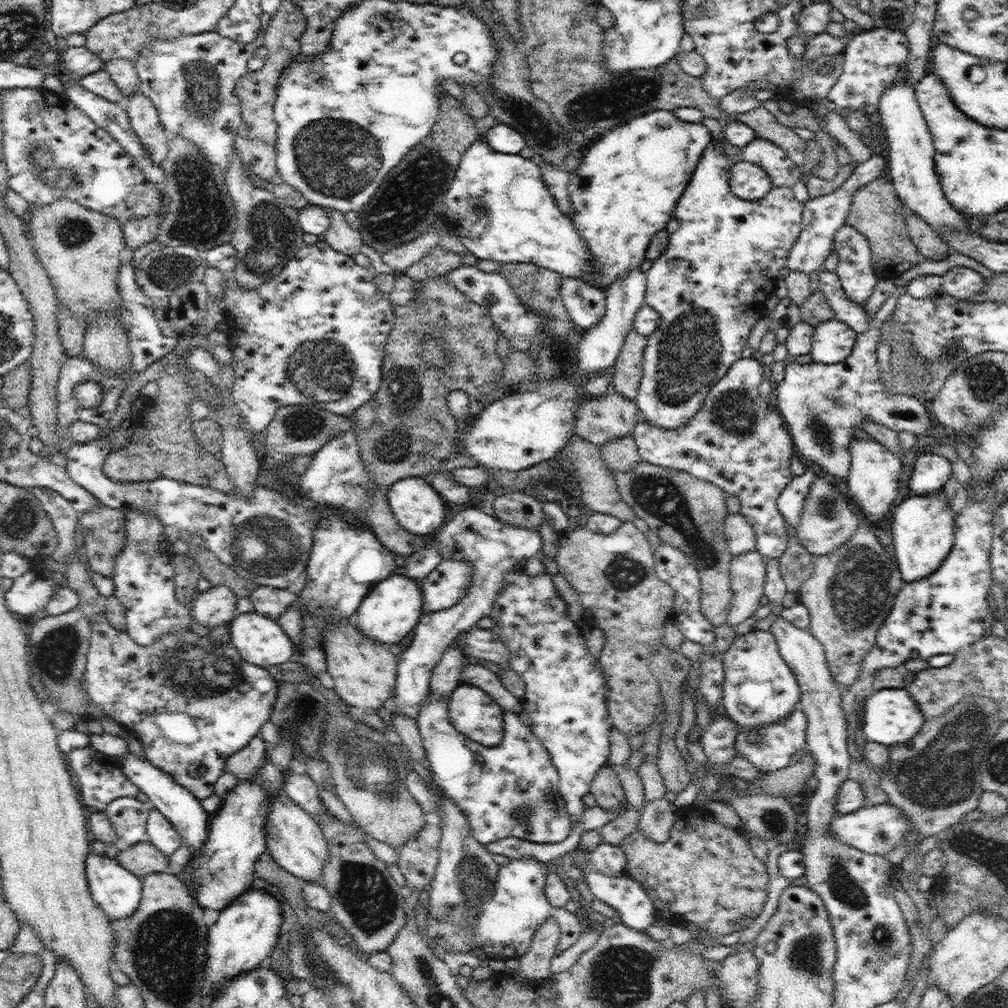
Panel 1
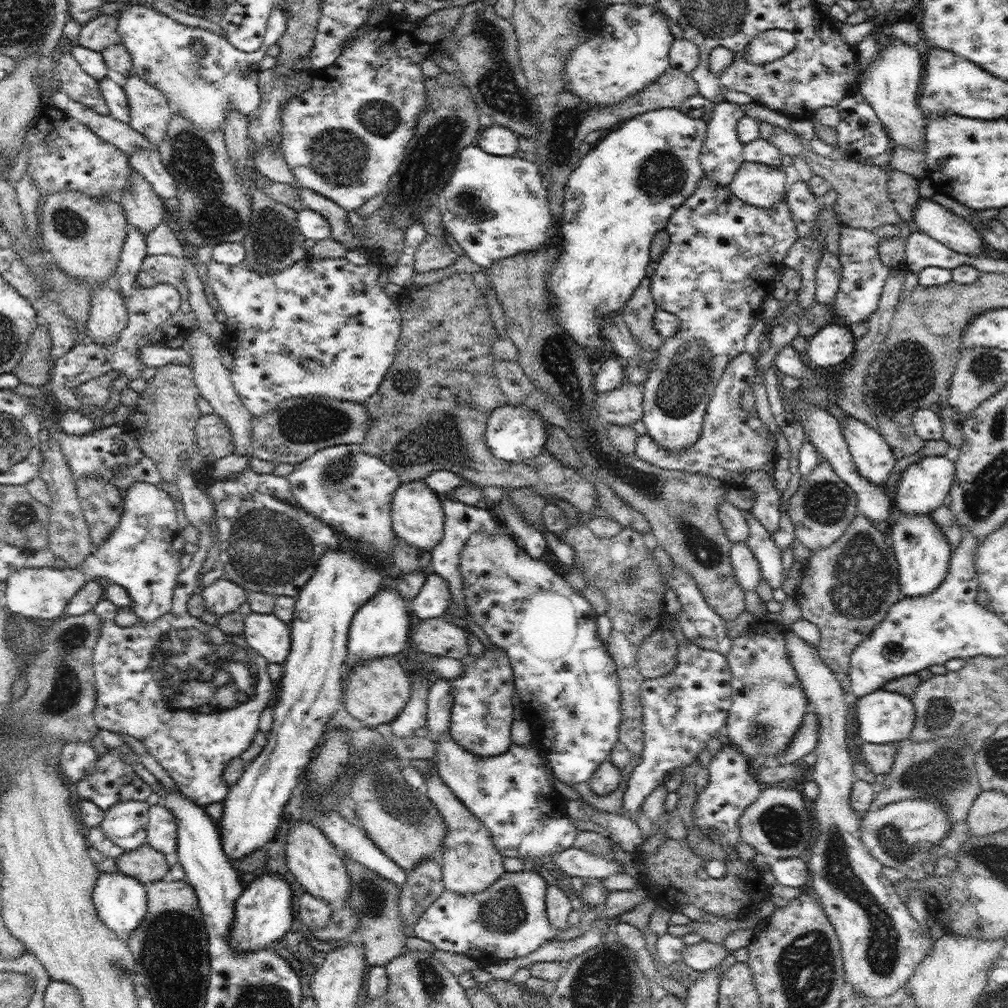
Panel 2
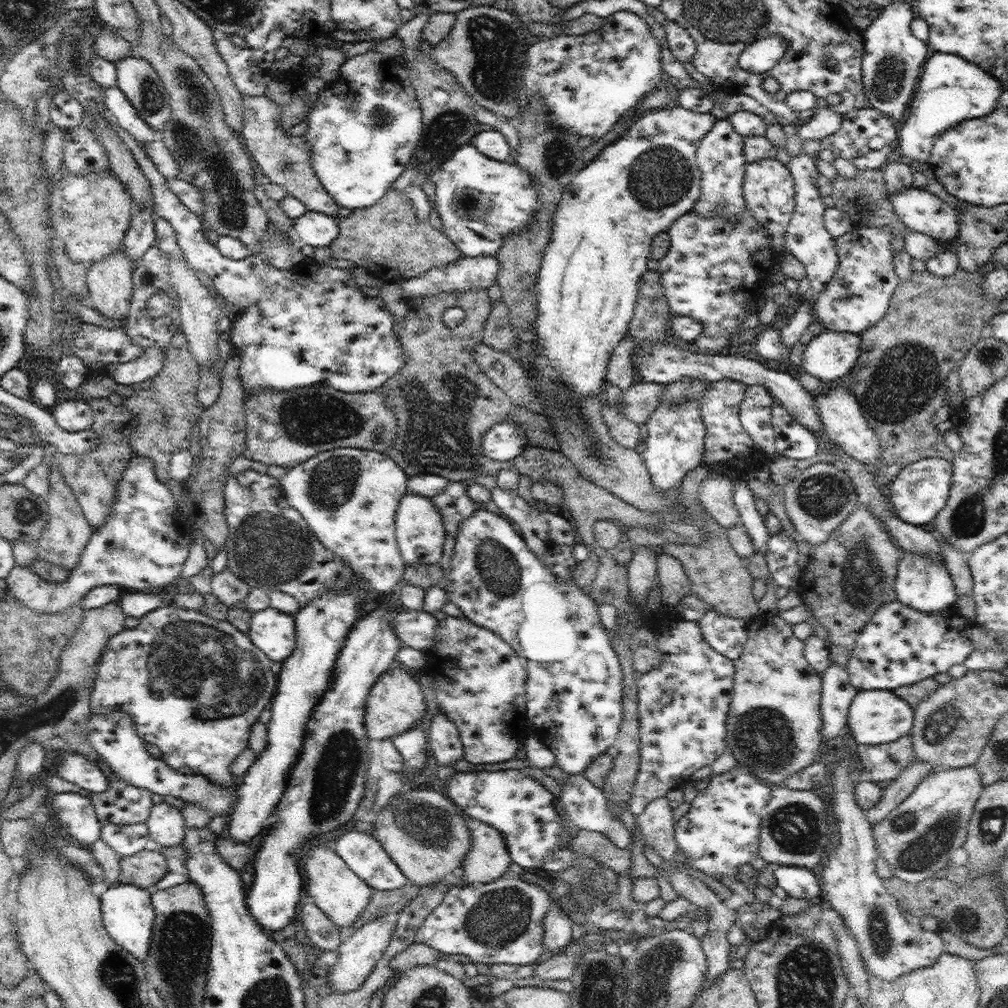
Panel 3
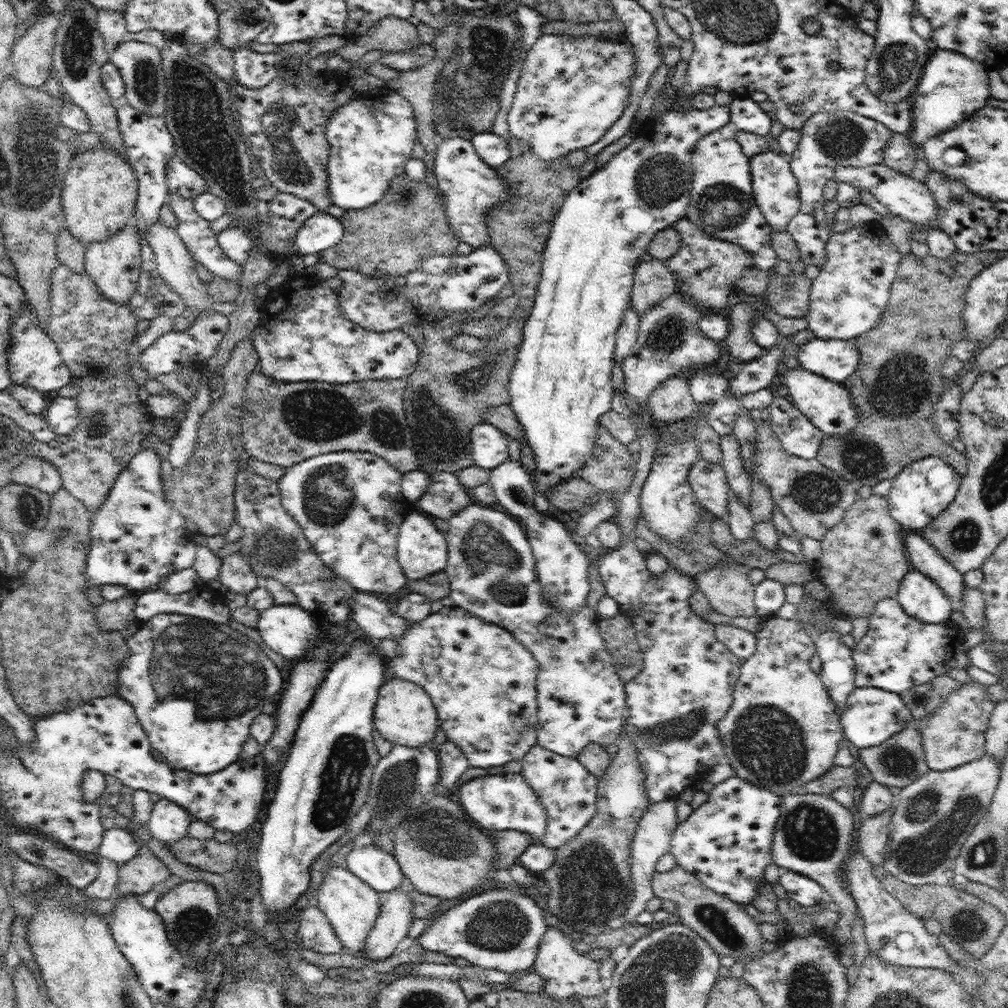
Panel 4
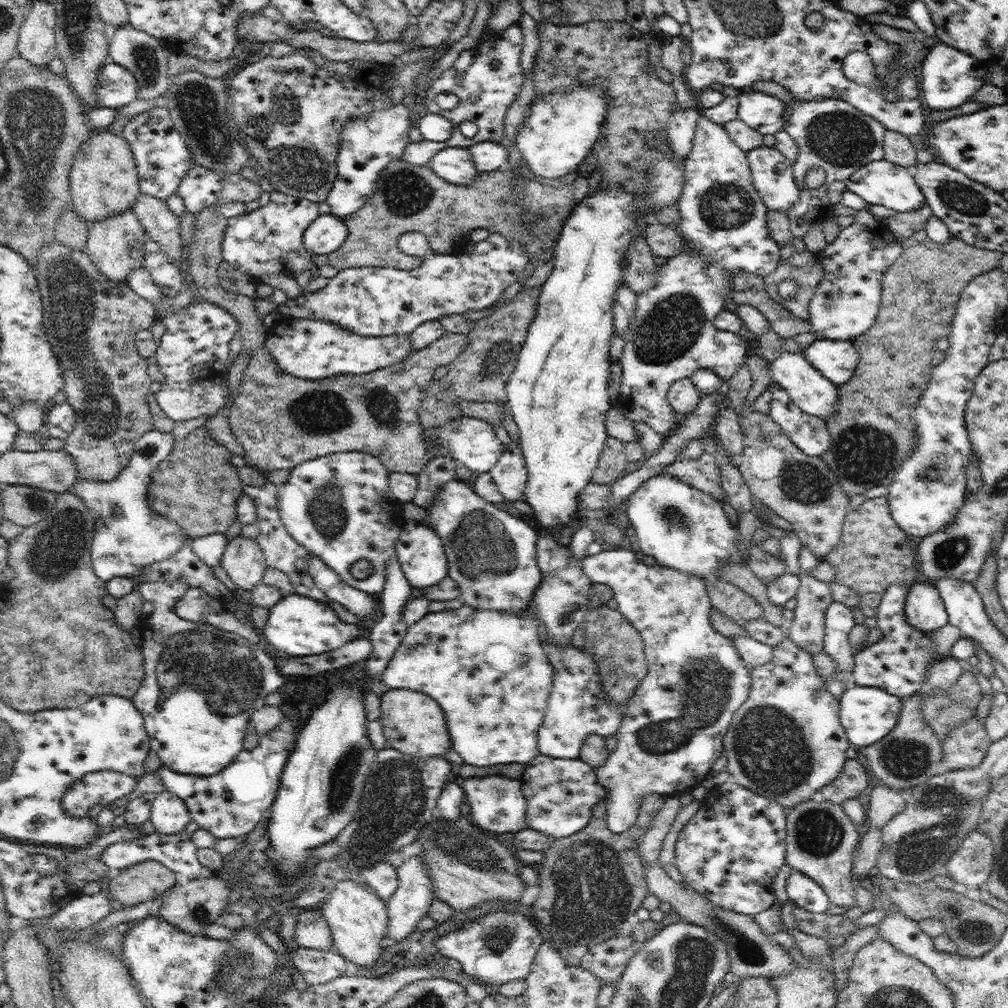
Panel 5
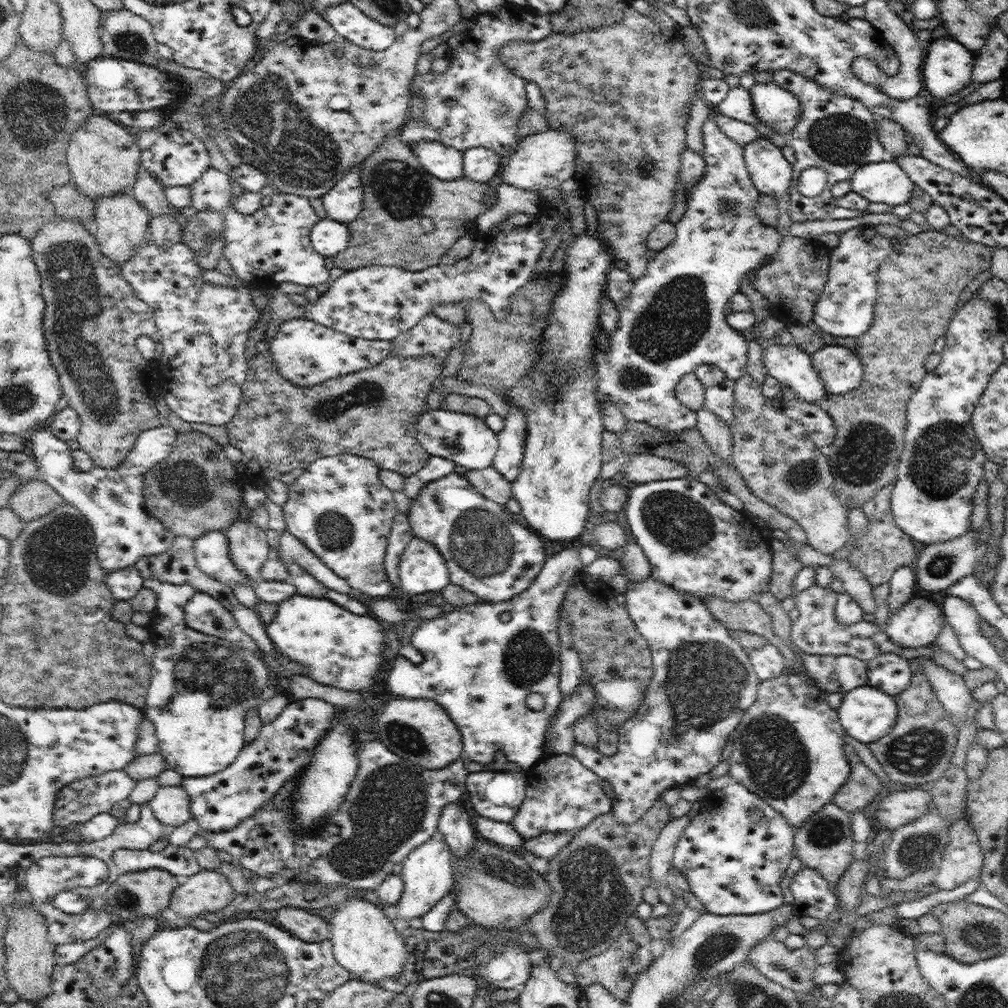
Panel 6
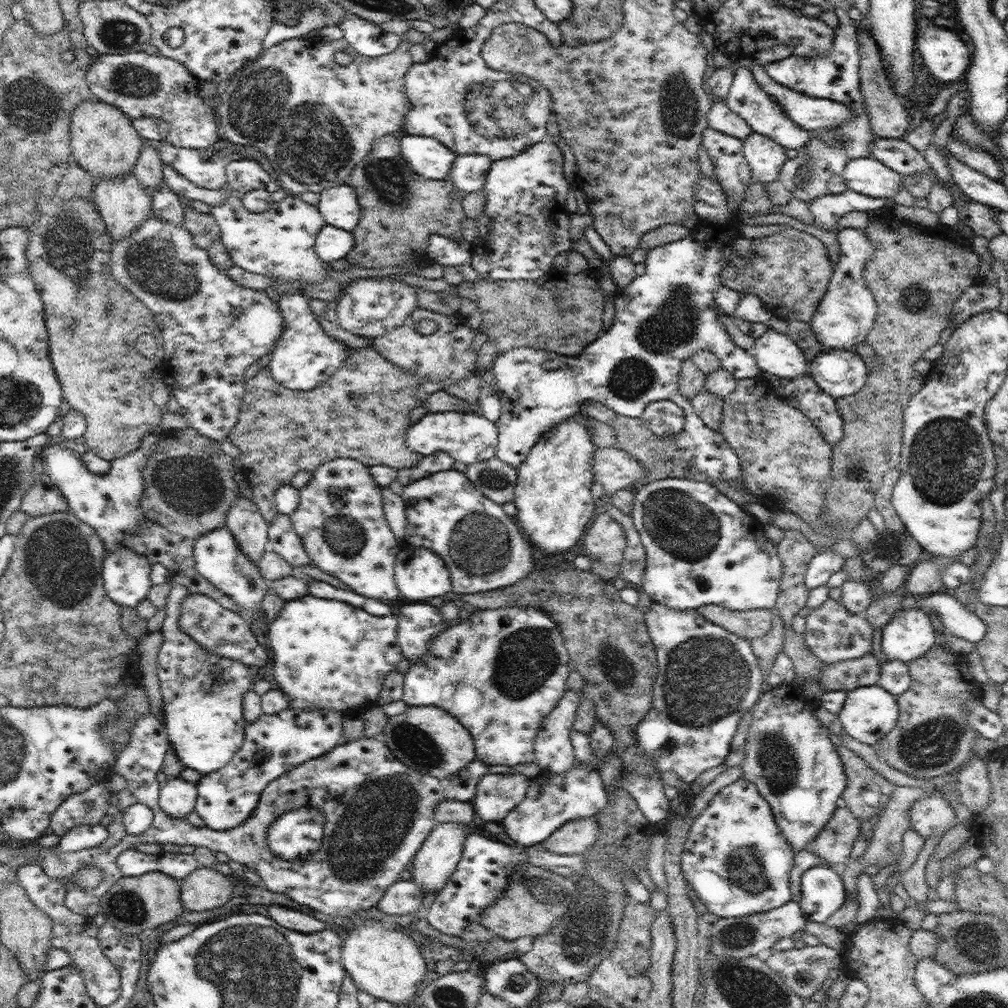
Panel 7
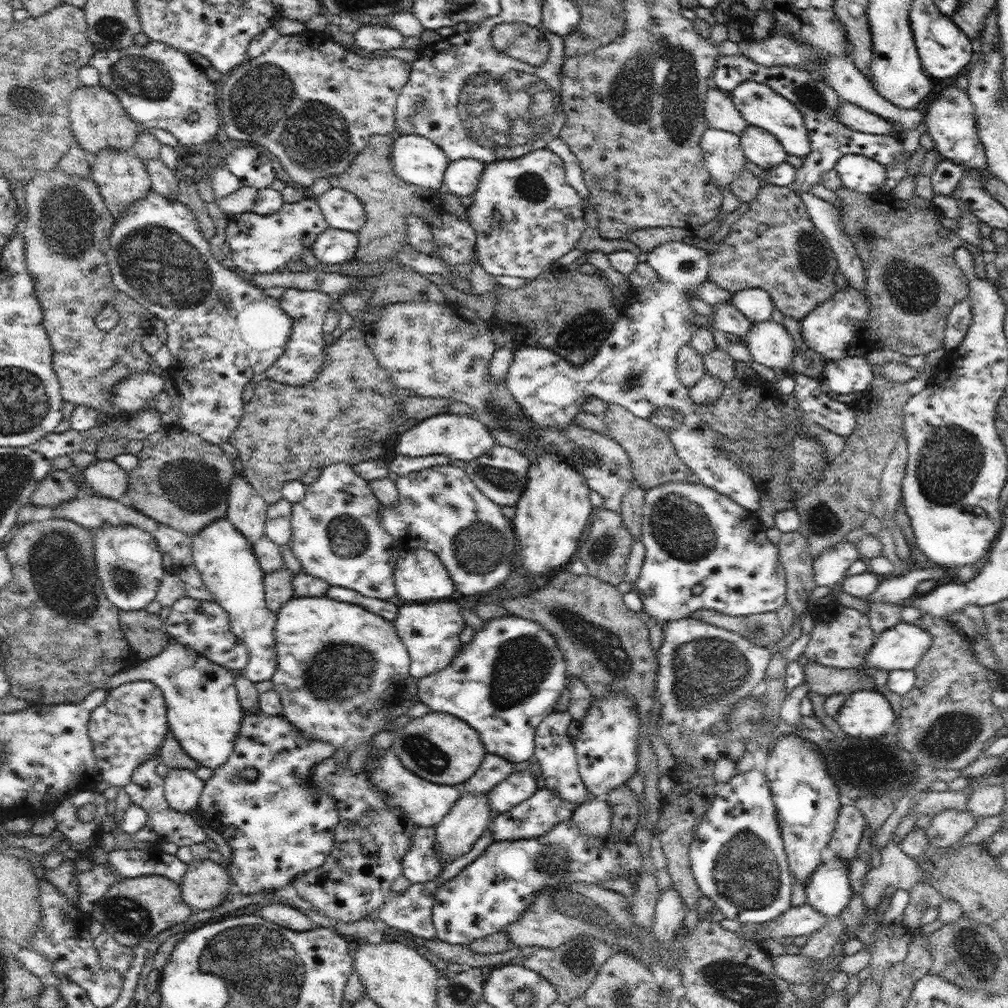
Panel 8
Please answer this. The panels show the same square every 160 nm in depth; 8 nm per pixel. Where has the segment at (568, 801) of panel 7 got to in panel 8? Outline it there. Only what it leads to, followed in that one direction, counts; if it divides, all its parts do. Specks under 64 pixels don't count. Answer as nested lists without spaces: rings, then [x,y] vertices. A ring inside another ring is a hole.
[[[548,787],[538,789],[530,798],[504,813],[494,815],[490,828],[494,833],[494,841],[516,841],[519,839],[540,838],[542,834],[552,831],[552,828],[564,820],[572,818],[576,811],[576,803],[564,801],[559,794]]]

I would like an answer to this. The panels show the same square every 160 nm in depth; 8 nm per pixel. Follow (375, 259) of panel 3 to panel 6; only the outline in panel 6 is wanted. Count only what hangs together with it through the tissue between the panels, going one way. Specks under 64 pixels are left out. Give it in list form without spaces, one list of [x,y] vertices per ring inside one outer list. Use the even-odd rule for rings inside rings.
[[[400,131],[384,137],[380,146],[361,164],[361,183],[363,190],[363,209],[356,220],[348,222],[350,240],[348,246],[333,257],[335,266],[346,271],[360,268],[366,264],[367,253],[374,253],[378,264],[408,269],[412,272],[436,266],[440,258],[460,238],[467,234],[470,224],[474,224],[479,214],[486,208],[484,198],[488,196],[488,183],[474,182],[467,176],[456,180],[440,180],[432,176],[417,161],[413,150],[402,139]],[[427,216],[435,224],[434,230],[426,233],[420,220]]]

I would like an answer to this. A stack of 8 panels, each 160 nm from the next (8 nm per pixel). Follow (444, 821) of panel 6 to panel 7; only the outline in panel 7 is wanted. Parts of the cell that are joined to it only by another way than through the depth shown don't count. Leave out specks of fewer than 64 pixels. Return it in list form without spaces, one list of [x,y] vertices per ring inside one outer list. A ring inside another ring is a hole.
[[[477,827],[468,832],[466,841],[464,841],[462,857],[460,861],[457,862],[457,868],[454,870],[454,874],[452,874],[452,877],[448,880],[448,884],[431,898],[423,914],[430,923],[430,926],[433,926],[436,930],[444,934],[460,937],[469,924],[481,922],[481,912],[486,910],[491,904],[494,904],[502,896],[502,891],[508,887],[508,877],[514,875],[516,867],[518,867],[521,862],[528,862],[526,854],[522,852],[522,848],[520,847],[520,845],[518,845],[518,847],[508,846],[498,839],[488,838],[481,834]]]

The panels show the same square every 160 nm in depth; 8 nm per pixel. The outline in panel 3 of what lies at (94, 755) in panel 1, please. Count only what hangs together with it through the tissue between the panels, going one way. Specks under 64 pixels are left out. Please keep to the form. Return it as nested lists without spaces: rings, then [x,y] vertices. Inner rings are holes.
[[[113,771],[112,776],[106,792],[91,793],[89,797],[97,820],[118,825],[146,823],[154,806],[152,792],[126,782]]]

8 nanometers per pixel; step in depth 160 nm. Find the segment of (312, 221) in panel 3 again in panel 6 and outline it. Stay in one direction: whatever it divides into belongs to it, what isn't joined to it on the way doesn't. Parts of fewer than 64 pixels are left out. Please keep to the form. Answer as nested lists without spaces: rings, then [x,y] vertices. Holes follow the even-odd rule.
[[[320,218],[312,227],[310,240],[313,249],[323,257],[336,256],[349,243],[350,233],[346,224],[330,218]]]

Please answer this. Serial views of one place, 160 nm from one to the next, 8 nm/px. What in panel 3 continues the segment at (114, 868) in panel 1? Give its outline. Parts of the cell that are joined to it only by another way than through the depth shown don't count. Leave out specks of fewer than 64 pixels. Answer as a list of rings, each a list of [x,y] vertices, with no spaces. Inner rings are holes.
[[[118,882],[118,884],[108,887],[107,891],[102,895],[101,911],[103,912],[105,929],[114,939],[114,942],[134,954],[138,961],[144,961],[146,955],[148,955],[153,922],[155,921],[155,908],[149,892],[136,887],[136,885]]]

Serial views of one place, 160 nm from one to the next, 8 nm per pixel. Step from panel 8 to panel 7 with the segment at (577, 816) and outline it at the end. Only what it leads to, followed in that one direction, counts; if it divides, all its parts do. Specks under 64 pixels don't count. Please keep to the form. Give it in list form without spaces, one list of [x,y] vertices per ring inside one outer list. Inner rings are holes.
[[[595,817],[566,822],[540,846],[556,855],[580,855],[592,851],[598,839],[598,822]]]

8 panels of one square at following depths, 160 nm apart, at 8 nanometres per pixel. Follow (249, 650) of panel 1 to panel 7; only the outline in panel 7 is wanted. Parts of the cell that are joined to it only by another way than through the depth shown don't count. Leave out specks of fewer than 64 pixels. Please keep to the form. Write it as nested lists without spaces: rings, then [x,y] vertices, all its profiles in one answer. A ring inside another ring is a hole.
[[[308,594],[304,598],[296,598],[292,602],[286,602],[282,611],[278,613],[276,620],[268,623],[267,625],[267,640],[268,646],[271,649],[273,655],[273,670],[274,680],[278,683],[281,691],[286,695],[289,706],[294,710],[335,710],[339,712],[344,719],[349,718],[361,718],[363,713],[371,708],[374,704],[376,706],[376,698],[382,690],[382,684],[386,680],[389,672],[392,670],[395,672],[398,668],[398,664],[402,660],[403,652],[397,641],[397,616],[389,614],[388,616],[376,616],[368,614],[360,608],[354,608],[354,606],[348,606],[344,602],[334,602],[334,600],[326,600],[326,598],[313,597]]]

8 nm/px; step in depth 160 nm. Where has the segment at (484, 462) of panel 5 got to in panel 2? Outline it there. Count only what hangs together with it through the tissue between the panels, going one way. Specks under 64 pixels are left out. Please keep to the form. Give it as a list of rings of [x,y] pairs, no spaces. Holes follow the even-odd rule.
[[[506,404],[504,407],[497,407],[488,417],[485,432],[487,445],[493,456],[500,458],[500,461],[514,463],[531,461],[536,456],[540,456],[540,452],[546,450],[545,428],[548,425],[550,424],[544,422],[537,412],[526,411],[524,407],[513,407]]]

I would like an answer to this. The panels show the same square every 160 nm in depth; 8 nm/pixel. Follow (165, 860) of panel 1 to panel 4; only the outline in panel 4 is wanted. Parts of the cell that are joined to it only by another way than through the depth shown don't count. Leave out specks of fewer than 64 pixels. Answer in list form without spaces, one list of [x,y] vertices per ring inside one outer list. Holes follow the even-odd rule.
[[[139,843],[139,852],[118,870],[117,892],[126,894],[144,894],[157,889],[170,878],[166,864],[150,852],[146,844]]]

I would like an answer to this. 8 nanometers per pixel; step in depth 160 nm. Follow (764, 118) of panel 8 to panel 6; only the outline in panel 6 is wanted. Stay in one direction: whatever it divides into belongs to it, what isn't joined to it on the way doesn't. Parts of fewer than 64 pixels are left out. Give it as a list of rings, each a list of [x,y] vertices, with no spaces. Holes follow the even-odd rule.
[[[741,85],[730,87],[727,97],[724,98],[722,102],[719,102],[719,104],[714,107],[714,110],[720,112],[720,114],[725,114],[730,118],[746,122],[756,127],[760,137],[764,136],[768,138],[768,136],[775,133],[770,126],[758,122],[759,118],[754,110],[750,91]]]

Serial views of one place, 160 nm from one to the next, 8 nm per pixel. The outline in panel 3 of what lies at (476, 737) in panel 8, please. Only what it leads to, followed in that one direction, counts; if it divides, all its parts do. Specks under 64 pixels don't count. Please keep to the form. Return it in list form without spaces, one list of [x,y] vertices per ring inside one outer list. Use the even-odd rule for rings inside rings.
[[[396,664],[377,678],[370,694],[367,696],[365,710],[365,727],[370,739],[391,739],[398,734],[419,726],[426,714],[426,699],[418,679],[408,669]]]

